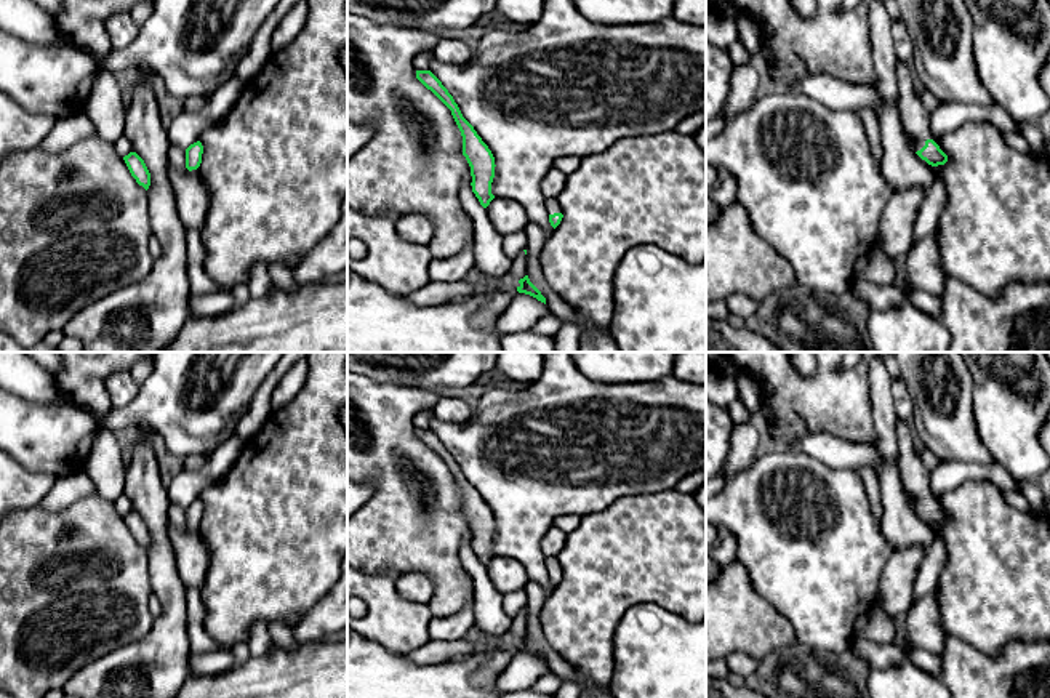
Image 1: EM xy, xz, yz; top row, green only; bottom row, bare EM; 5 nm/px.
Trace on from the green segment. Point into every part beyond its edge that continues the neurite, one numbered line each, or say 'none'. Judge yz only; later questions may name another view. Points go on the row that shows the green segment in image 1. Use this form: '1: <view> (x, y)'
1: yz (916, 119)

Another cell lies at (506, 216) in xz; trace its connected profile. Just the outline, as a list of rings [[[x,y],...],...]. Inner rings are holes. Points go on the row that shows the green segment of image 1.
[[[495,197],[490,202],[490,205],[487,207],[487,216],[495,232],[501,239],[523,231],[528,224],[528,218],[523,207],[504,197]]]

